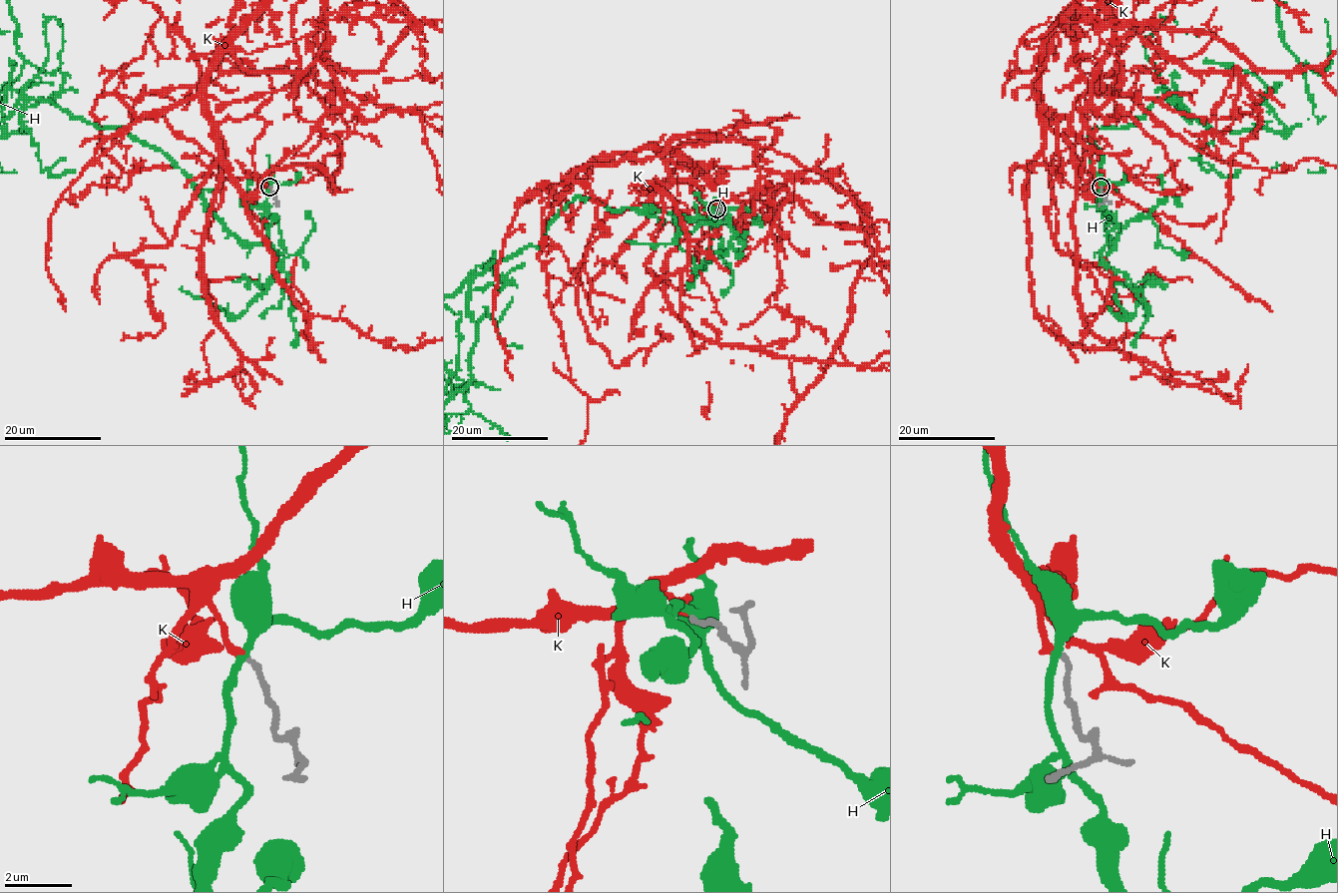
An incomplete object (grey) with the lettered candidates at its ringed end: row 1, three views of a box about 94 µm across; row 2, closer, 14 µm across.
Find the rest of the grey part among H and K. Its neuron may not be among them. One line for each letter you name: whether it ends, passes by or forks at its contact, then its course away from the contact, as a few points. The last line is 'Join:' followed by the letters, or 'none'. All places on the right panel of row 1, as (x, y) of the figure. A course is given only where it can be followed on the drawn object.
K: it ends there
Join: K

